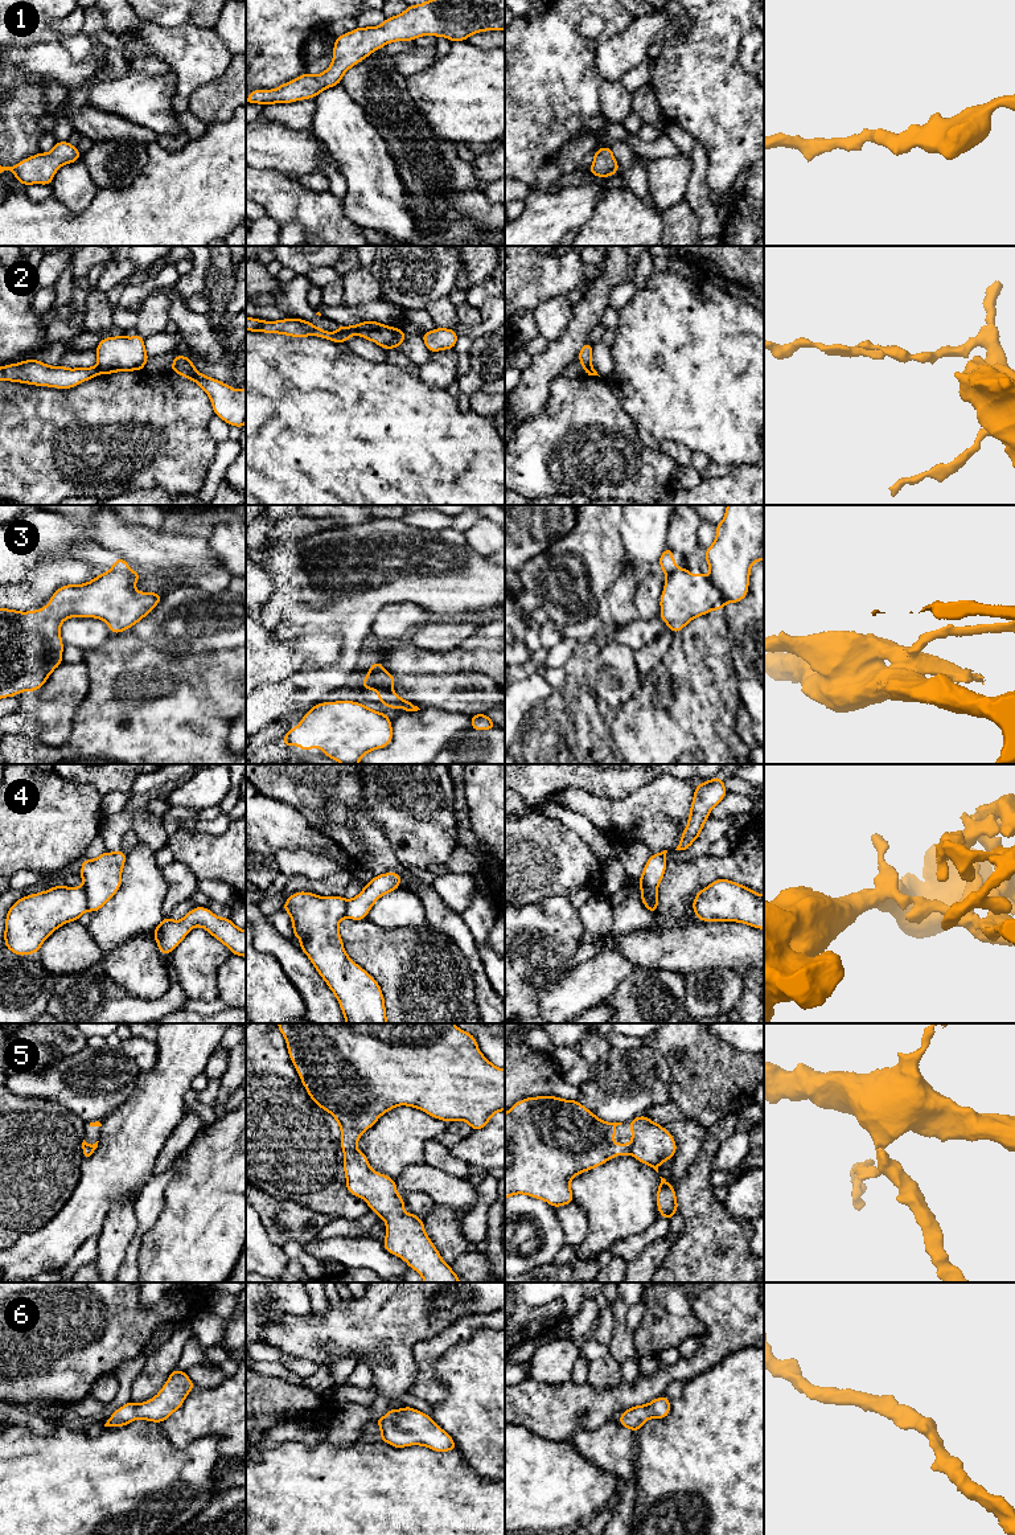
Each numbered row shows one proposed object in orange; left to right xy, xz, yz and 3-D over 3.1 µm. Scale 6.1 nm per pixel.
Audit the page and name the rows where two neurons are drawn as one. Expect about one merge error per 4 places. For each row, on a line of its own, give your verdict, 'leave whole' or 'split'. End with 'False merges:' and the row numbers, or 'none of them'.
1: leave whole
2: split
3: split
4: split
5: leave whole
6: leave whole
False merges: 2, 3, 4

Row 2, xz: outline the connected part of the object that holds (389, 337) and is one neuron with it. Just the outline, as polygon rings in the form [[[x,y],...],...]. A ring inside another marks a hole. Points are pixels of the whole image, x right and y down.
[[[361,321],[357,331],[359,337],[370,340],[386,350],[400,348],[407,336],[400,328],[387,327],[378,321]]]

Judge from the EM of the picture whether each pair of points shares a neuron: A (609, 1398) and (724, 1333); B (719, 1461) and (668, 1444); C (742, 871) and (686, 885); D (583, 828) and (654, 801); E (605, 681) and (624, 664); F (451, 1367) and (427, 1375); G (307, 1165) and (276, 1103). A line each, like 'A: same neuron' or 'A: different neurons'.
A: same neuron
B: same neuron
C: same neuron
D: different neurons
E: same neuron
F: different neurons
G: same neuron

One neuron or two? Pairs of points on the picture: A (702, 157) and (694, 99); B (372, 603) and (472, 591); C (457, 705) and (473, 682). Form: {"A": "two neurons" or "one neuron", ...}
{"A": "two neurons", "B": "one neuron", "C": "one neuron"}

